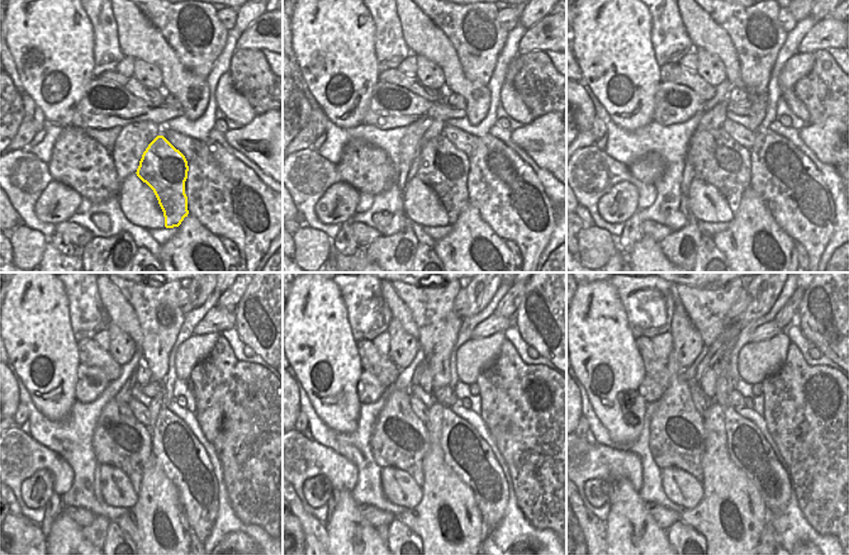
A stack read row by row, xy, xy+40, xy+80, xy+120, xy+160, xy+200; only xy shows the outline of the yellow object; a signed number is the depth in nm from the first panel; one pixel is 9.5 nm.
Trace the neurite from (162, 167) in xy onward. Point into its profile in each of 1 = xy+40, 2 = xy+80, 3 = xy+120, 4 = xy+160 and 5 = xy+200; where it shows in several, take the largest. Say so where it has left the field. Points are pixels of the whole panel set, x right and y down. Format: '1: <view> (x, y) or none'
1: xy+40 (442, 166)
2: xy+80 (719, 160)
3: xy+120 (134, 439)
4: xy+160 (399, 439)
5: xy+200 (678, 436)

